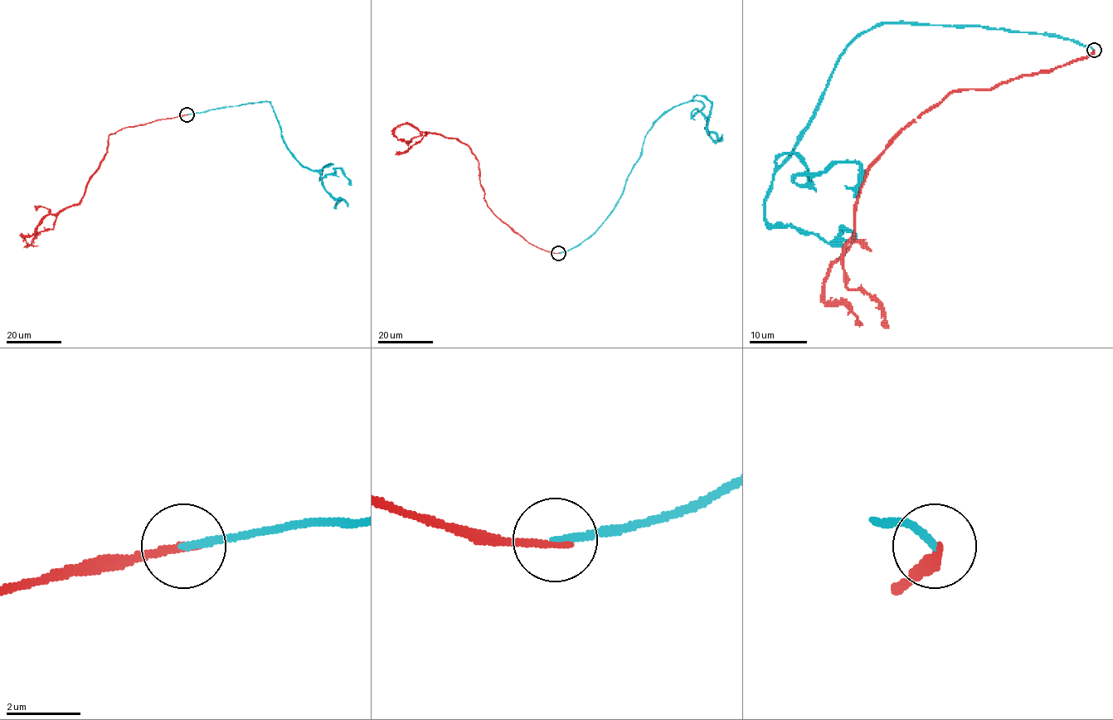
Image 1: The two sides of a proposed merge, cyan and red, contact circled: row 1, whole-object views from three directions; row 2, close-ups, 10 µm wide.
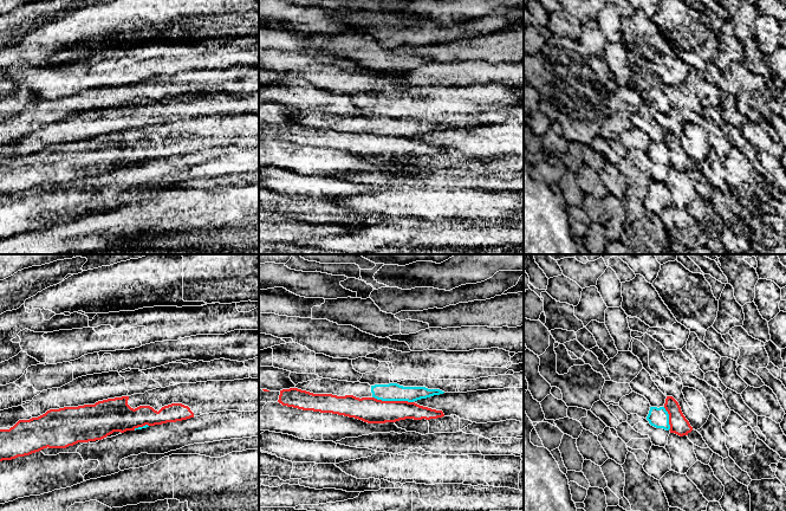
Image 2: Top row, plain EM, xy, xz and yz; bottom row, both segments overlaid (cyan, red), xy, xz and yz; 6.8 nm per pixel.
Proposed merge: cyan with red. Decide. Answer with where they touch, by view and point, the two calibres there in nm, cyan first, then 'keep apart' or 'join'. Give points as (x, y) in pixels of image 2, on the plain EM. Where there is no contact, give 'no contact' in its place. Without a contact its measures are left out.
meets cyan in xz at (392, 135); 130 nm thick on the cyan side, 180 nm on the other; keep apart

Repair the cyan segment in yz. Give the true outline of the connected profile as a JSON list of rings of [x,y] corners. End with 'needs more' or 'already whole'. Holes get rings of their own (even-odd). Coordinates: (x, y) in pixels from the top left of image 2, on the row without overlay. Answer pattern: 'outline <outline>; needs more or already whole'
outline [[[650,142],[647,155],[656,163],[663,163],[665,166],[670,164],[669,149],[664,142]]]; already whole

